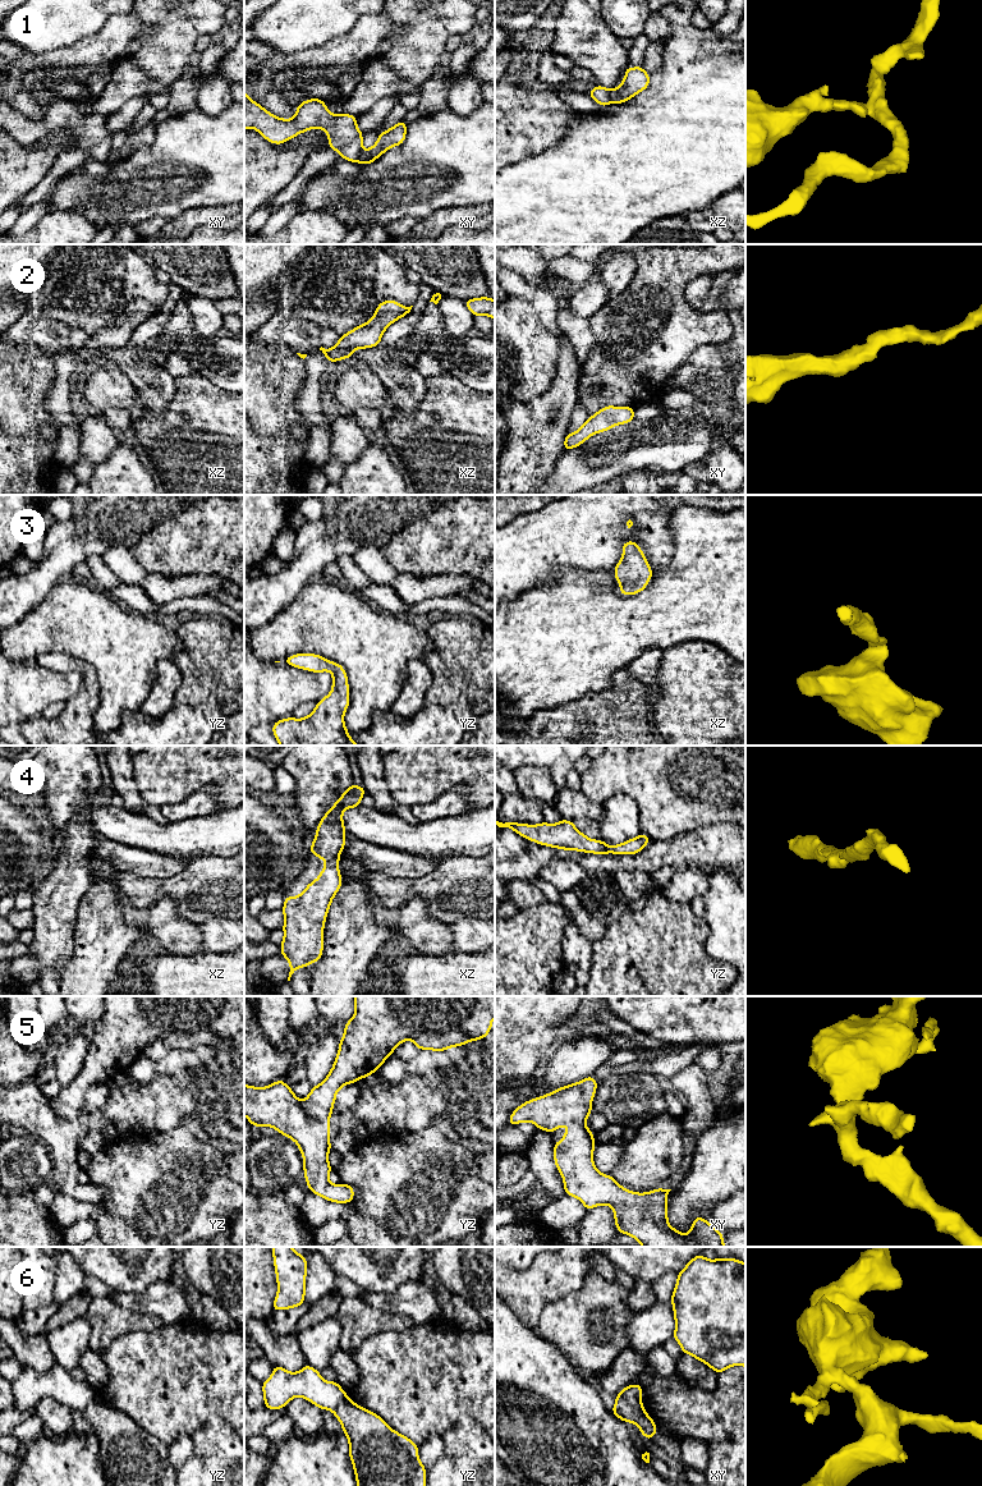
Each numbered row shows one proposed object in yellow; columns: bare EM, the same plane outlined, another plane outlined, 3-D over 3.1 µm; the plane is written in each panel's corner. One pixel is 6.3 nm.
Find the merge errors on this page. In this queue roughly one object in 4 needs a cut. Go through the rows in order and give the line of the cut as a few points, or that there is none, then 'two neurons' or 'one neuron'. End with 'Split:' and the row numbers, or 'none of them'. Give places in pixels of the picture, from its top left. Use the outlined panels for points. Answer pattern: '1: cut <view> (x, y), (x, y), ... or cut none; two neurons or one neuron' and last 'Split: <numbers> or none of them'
1: cut xy (362, 148), (357, 161); two neurons
2: cut none; one neuron
3: cut none; one neuron
4: cut none; one neuron
5: cut none; one neuron
6: cut xy (616, 1395), (642, 1408); two neurons
Split: 1, 6

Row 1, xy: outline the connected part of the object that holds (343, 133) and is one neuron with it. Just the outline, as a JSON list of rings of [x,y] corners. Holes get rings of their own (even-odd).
[[[244,90],[244,129],[256,129],[266,141],[281,145],[295,136],[321,128],[329,138],[329,147],[338,151],[341,159],[358,162],[363,133],[357,127],[357,116],[334,115],[320,98],[311,98],[297,106],[292,119],[283,119],[263,109],[249,98]]]

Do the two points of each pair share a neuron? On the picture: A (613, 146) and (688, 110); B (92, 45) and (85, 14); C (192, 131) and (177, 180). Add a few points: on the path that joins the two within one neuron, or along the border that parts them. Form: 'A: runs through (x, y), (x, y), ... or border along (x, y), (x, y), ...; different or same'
A: runs through (632, 146), (652, 146), (669, 129); same
B: border along (111, 17), (95, 35), (83, 37), (62, 49); different
C: runs through (192, 143), (192, 160), (184, 168); same

